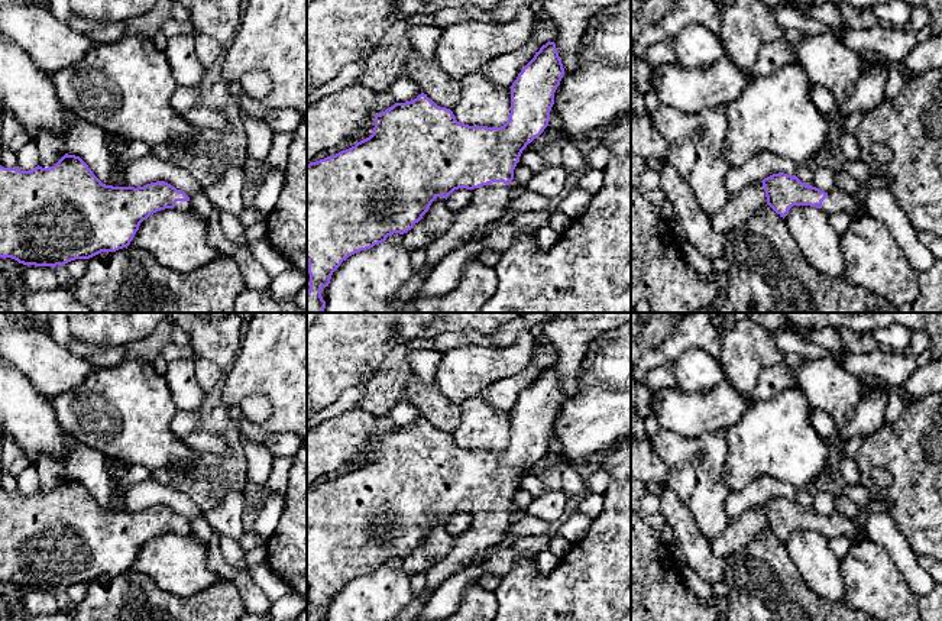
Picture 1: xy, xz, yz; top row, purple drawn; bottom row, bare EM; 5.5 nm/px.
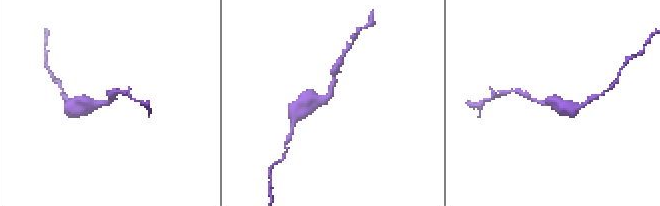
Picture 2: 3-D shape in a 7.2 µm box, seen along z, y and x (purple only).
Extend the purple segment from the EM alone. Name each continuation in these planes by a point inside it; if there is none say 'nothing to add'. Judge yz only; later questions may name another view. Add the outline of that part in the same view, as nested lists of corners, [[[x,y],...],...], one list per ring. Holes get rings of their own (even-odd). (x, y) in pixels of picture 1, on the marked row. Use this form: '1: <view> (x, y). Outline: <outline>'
1: yz (837, 200). Outline: [[[838,188],[828,193],[820,210],[828,214],[846,211],[851,220],[867,216],[865,204],[860,203],[855,195],[849,195]]]

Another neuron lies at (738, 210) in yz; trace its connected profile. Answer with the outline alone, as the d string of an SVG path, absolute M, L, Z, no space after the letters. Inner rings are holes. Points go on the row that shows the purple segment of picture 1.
M763 182L747 185L731 194L725 206L710 219L712 229L726 237L729 232L747 224L765 204Z

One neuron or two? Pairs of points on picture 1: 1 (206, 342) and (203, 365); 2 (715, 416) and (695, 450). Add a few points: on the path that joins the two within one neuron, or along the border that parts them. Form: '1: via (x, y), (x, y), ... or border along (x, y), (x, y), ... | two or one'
1: border along (194, 356), (210, 359), (220, 369) | two
2: border along (725, 429), (693, 436), (672, 432) | two

